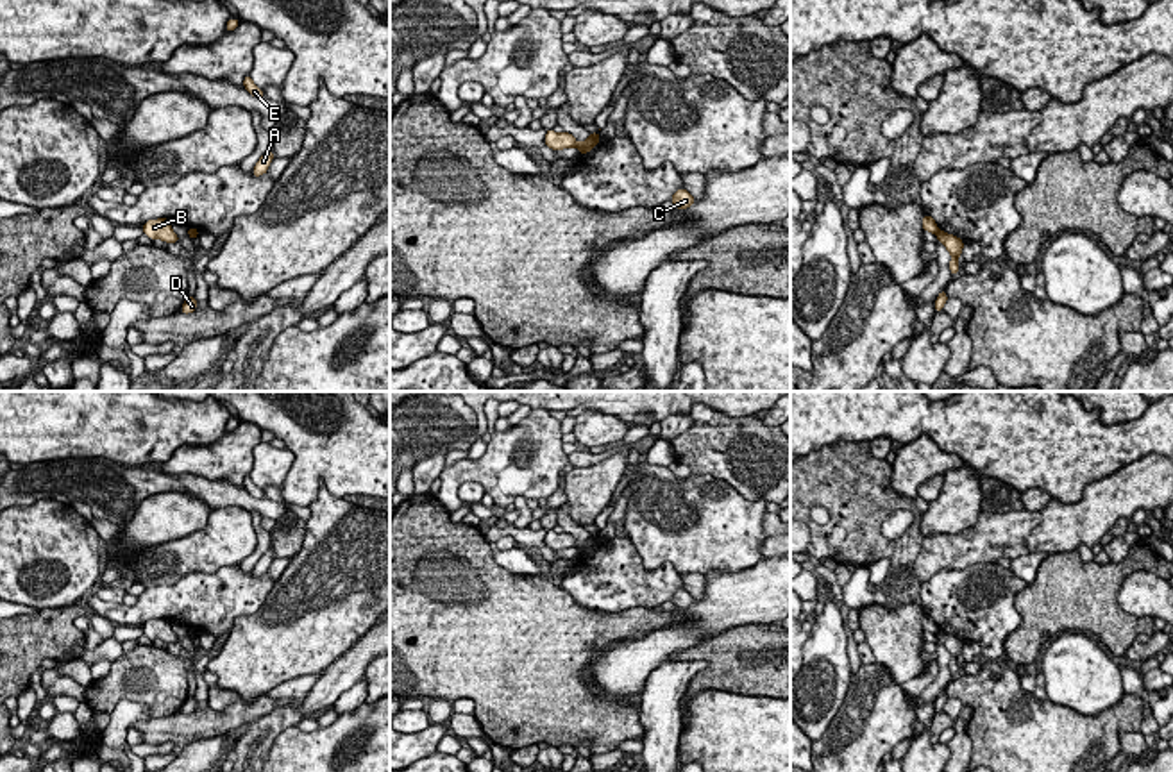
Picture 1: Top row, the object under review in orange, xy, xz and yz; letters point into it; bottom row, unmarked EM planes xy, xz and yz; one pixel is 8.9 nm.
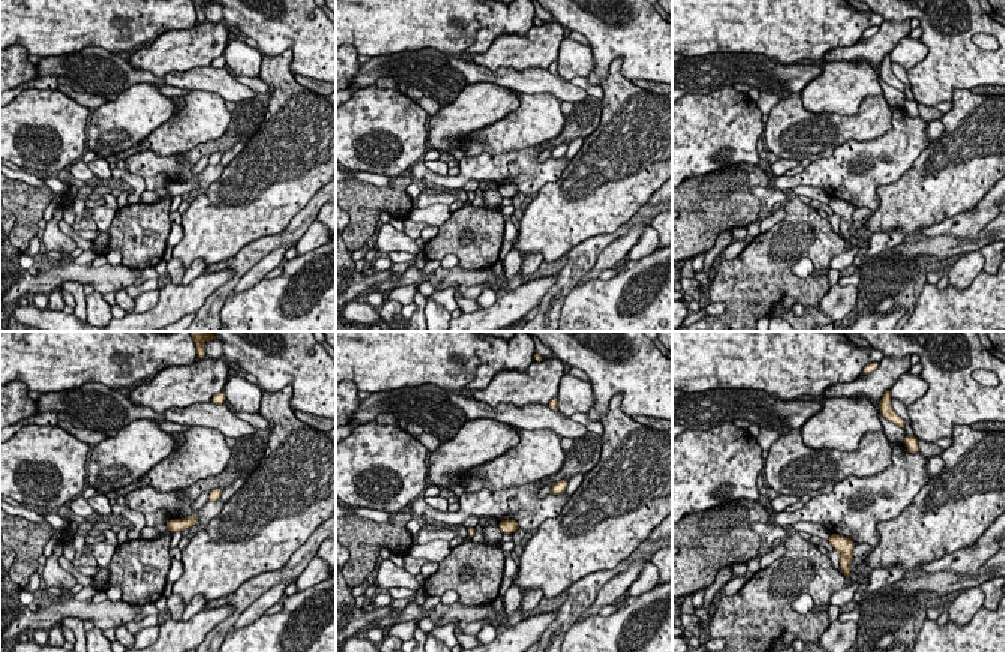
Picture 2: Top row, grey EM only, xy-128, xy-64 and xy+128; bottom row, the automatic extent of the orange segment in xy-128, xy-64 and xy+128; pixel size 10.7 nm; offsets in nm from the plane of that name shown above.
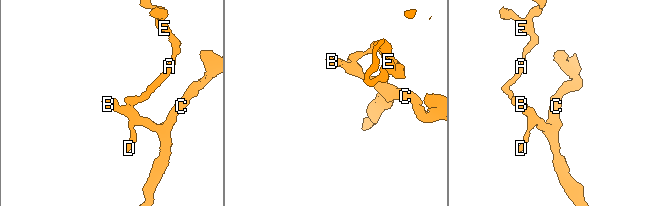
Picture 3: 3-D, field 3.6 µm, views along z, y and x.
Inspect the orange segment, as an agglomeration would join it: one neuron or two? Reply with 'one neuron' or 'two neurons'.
two neurons

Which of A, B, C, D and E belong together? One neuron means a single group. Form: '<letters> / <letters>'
A E / B C D

